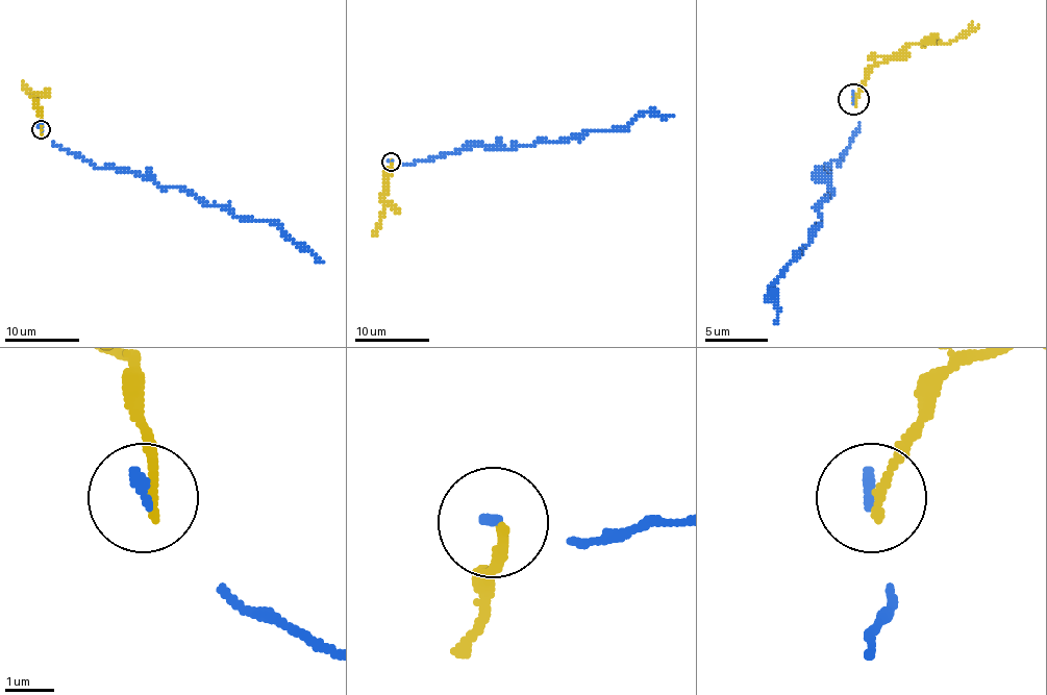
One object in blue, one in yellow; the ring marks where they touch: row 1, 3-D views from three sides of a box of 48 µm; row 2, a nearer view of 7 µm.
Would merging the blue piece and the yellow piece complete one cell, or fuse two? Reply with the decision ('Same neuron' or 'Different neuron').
Different neuron

